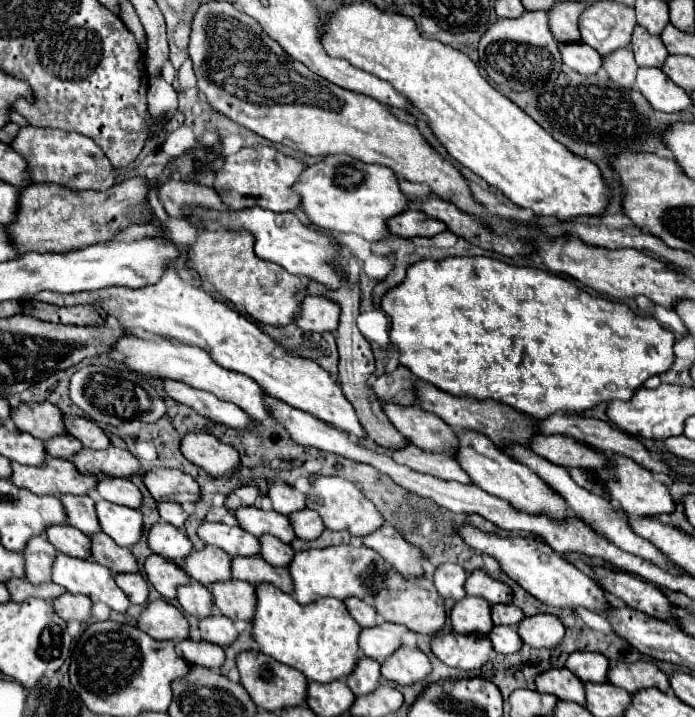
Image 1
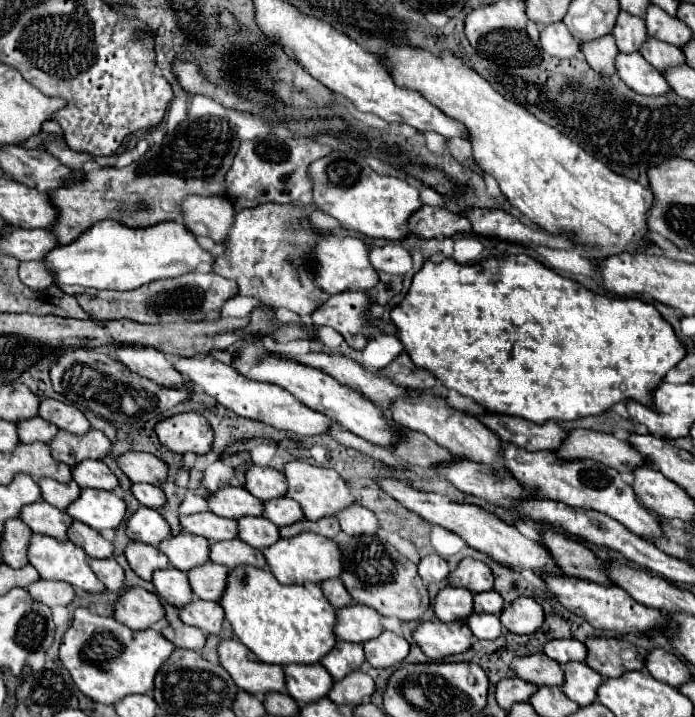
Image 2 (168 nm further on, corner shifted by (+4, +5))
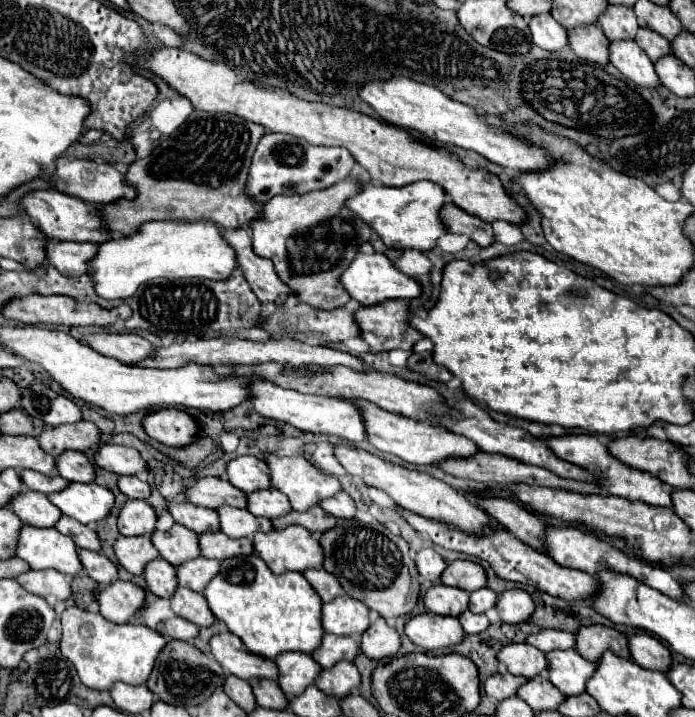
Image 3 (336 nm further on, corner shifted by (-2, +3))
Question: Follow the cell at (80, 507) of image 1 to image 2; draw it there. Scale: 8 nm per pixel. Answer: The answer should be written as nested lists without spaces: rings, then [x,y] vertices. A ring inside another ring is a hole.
[[[41,479],[39,487],[43,493],[43,499],[61,511],[65,511],[73,503],[73,499],[77,499],[77,495],[81,495],[81,487],[75,481],[57,483],[53,479]]]

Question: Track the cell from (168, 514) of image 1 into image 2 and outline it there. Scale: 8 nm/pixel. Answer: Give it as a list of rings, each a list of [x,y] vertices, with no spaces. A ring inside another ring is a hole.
[[[133,485],[131,487],[133,489],[133,495],[135,495],[135,499],[141,503],[141,505],[145,505],[145,507],[151,507],[151,509],[163,509],[165,507],[165,503],[167,503],[167,497],[165,497],[165,493],[163,493],[163,489],[161,487],[155,487],[155,485]]]

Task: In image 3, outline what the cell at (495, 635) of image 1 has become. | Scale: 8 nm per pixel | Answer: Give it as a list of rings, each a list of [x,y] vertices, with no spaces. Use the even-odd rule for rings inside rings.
[[[463,611],[457,619],[465,633],[481,633],[489,625],[489,619],[485,615],[475,615],[471,611]]]

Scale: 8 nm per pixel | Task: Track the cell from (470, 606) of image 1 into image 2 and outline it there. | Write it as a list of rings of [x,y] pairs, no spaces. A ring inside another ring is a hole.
[[[445,587],[435,603],[433,603],[433,609],[435,609],[435,615],[445,621],[445,623],[451,623],[451,621],[465,621],[469,615],[475,613],[473,609],[473,593],[465,591],[465,589],[457,589],[457,587]]]

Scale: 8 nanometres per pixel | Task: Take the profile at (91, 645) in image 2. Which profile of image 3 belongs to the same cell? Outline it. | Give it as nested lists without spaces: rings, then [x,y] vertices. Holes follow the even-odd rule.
[[[67,607],[61,615],[61,653],[69,659],[83,685],[91,689],[109,691],[115,681],[129,681],[131,685],[145,685],[153,669],[159,649],[167,643],[161,633],[141,623],[111,623],[99,613],[89,613],[79,607]]]

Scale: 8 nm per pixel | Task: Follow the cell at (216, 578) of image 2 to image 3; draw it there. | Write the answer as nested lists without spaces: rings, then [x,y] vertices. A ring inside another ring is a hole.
[[[195,557],[177,565],[177,581],[179,585],[201,593],[203,585],[207,585],[207,581],[211,581],[211,577],[215,575],[215,569],[219,569],[219,561]]]

